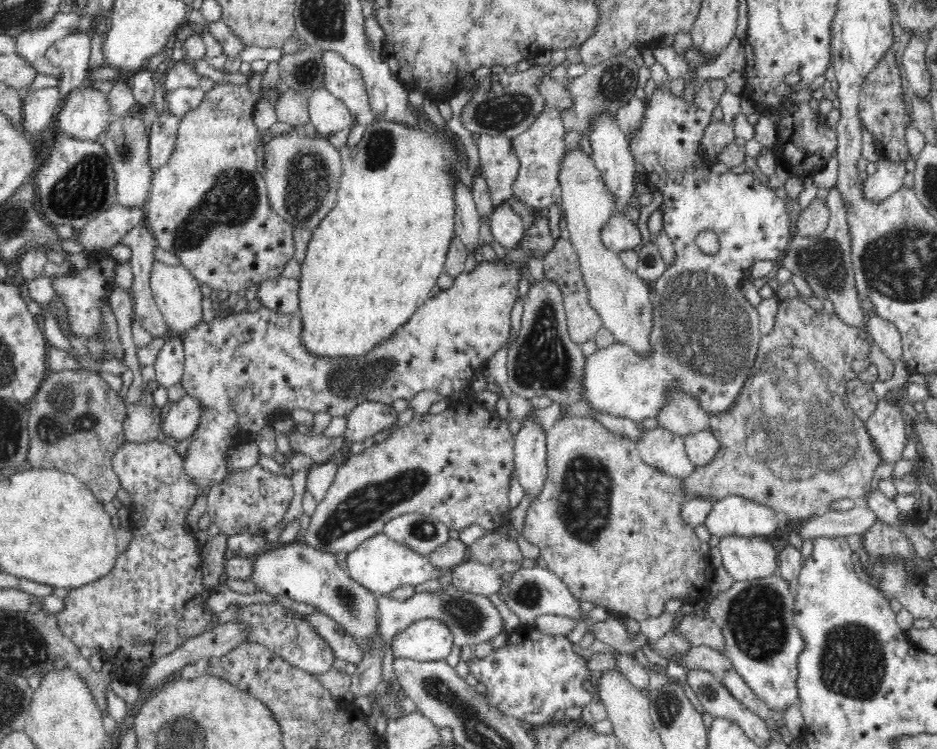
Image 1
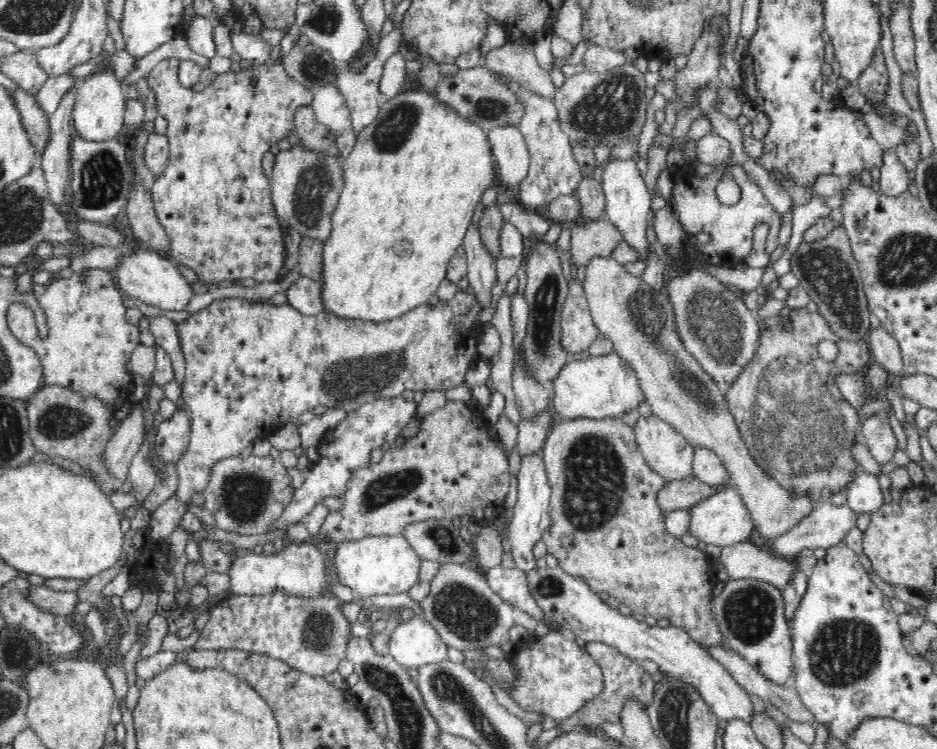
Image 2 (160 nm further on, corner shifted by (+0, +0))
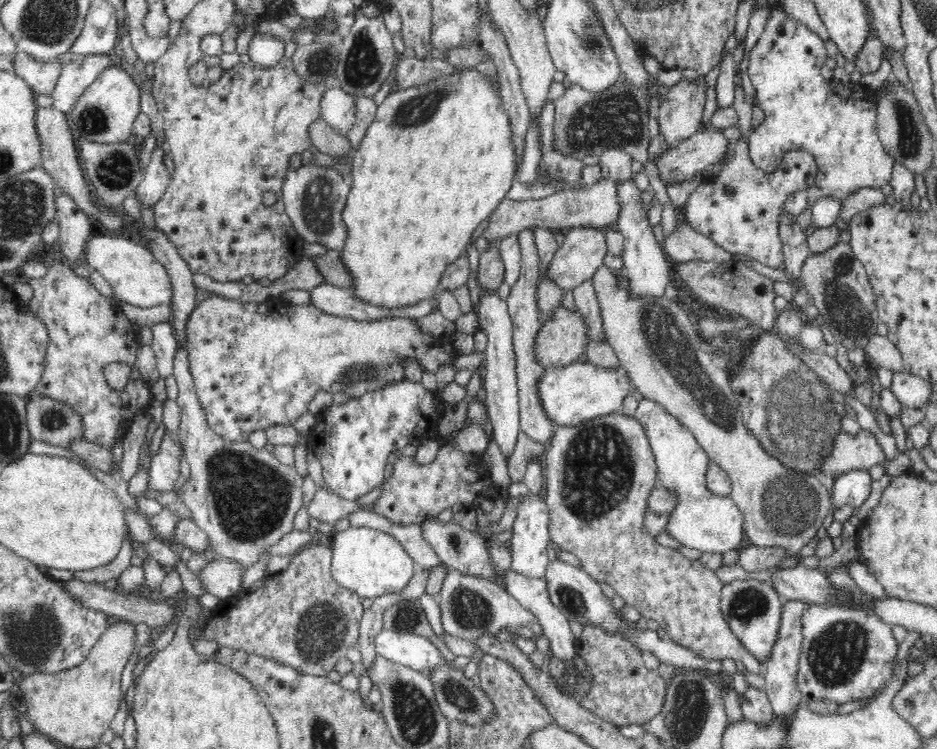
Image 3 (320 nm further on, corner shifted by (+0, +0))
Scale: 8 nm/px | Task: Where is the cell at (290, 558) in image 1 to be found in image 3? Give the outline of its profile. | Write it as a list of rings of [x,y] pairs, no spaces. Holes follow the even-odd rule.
[[[210,559],[196,573],[208,594],[221,600],[238,594],[238,560]]]

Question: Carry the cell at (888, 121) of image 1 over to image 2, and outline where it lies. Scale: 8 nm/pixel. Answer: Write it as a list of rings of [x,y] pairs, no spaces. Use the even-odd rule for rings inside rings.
[[[874,51],[868,68],[858,77],[859,90],[869,100],[874,111],[889,119],[896,112],[885,106],[885,96],[889,90],[889,73],[883,52]]]

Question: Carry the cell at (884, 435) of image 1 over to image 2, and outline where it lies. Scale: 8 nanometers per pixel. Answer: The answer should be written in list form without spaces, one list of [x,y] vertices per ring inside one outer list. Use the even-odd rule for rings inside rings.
[[[885,413],[864,417],[862,424],[863,442],[878,464],[886,464],[893,459],[897,440]]]

